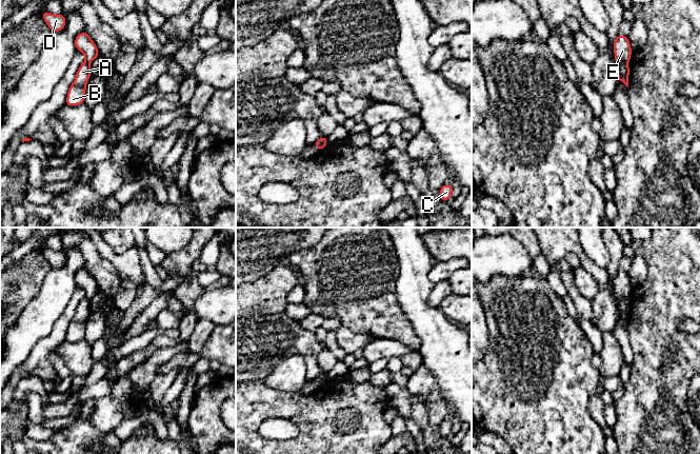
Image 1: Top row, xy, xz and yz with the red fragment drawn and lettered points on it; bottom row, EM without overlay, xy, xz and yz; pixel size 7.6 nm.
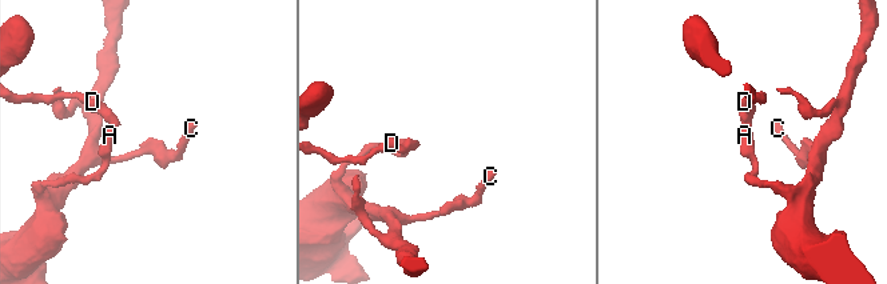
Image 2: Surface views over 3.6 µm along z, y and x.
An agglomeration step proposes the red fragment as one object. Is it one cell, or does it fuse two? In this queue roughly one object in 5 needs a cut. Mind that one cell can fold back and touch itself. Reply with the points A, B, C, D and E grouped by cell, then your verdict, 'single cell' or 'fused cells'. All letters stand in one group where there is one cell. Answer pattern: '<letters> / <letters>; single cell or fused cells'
A B C / D E; fused cells

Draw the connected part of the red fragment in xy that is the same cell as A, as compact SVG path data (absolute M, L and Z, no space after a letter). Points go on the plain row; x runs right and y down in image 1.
M84 297L79 302L75 316L68 324L66 341L76 342L85 338L85 325L91 312L91 301L87 297Z

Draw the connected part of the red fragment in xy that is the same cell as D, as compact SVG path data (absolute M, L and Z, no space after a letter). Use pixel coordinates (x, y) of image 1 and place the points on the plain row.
M41 248L41 252L52 269L59 269L65 263L66 254L63 250L53 251L49 248Z

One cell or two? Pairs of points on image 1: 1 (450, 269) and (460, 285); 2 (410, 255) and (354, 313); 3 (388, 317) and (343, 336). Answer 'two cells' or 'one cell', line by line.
1: two cells
2: two cells
3: two cells

